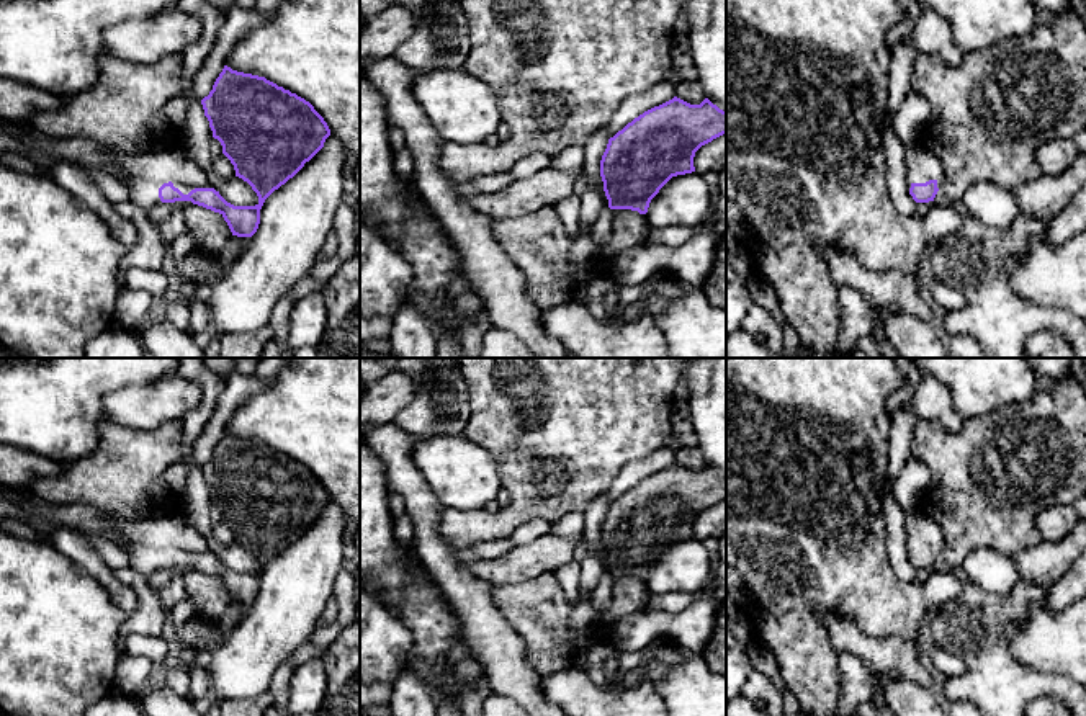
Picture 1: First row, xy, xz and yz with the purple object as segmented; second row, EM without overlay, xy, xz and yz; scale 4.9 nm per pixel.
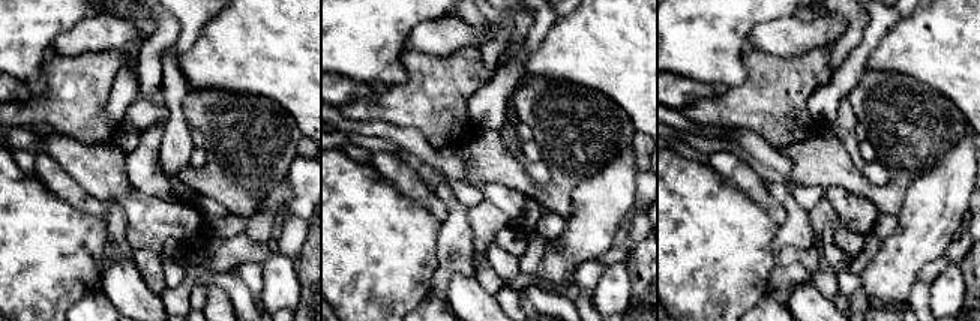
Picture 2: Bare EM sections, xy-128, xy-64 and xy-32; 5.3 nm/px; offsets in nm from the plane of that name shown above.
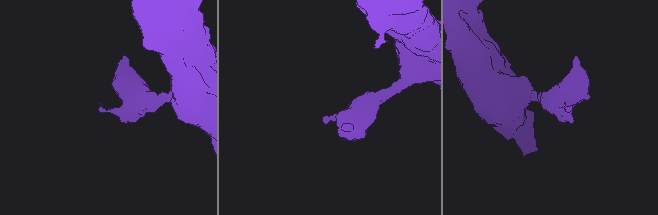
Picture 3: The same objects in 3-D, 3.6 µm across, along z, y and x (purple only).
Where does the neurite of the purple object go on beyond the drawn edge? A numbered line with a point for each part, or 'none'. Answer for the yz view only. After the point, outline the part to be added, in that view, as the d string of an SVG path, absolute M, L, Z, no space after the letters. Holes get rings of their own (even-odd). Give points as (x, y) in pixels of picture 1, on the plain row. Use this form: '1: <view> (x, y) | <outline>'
1: yz (921, 530) | M906 508L906 544L908 553L913 549L937 548L937 554L944 549L944 531L940 525L918 508Z

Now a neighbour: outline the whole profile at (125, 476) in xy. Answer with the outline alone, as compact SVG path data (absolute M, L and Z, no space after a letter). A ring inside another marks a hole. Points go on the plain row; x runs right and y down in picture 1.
M105 420L98 427L98 445L87 456L65 464L56 477L39 477L28 492L47 503L90 503L119 520L175 515L182 500L165 486L165 472L182 459L182 423L164 422L154 430L137 430Z

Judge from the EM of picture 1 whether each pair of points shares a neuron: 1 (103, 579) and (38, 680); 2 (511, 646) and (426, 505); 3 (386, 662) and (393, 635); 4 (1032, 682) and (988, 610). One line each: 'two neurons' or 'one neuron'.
1: two neurons
2: one neuron
3: one neuron
4: one neuron

